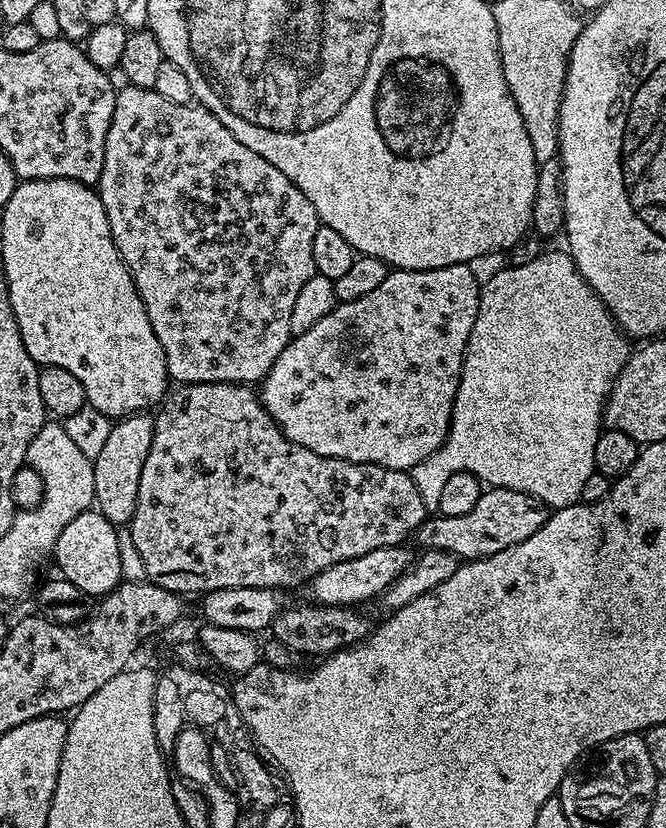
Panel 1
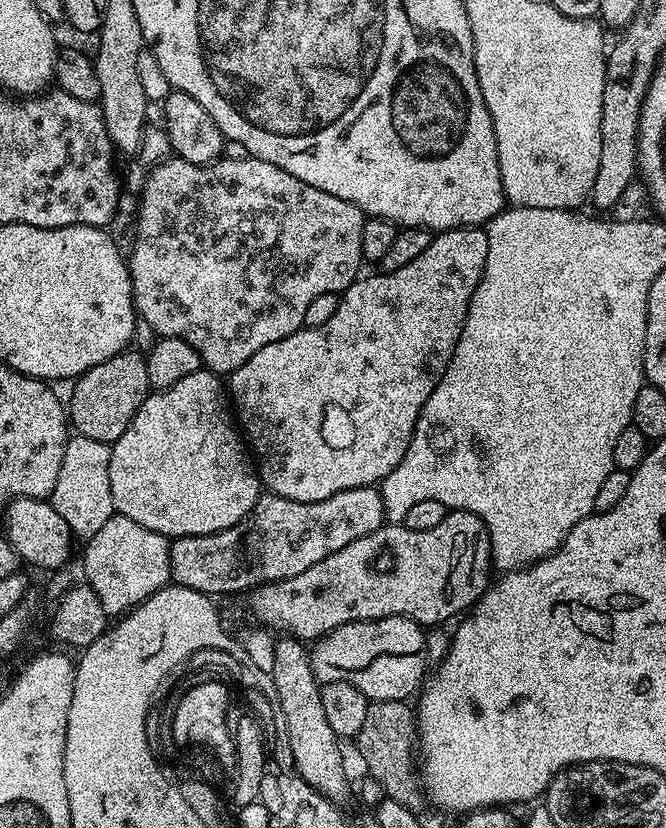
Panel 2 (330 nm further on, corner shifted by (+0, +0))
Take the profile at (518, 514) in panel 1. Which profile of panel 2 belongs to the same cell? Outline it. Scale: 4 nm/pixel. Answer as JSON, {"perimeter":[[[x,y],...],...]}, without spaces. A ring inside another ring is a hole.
{"perimeter":[[[452,510],[449,511],[446,518],[442,518],[442,522],[438,522],[438,526],[434,526],[431,530],[410,530],[403,524],[385,523],[384,527],[374,530],[374,534],[366,534],[366,538],[362,538],[358,546],[355,544],[342,546],[342,550],[322,558],[322,562],[314,562],[314,566],[310,566],[310,570],[302,570],[302,574],[294,574],[294,578],[261,583],[247,593],[246,599],[248,599],[248,608],[258,623],[265,624],[268,628],[277,628],[280,634],[287,634],[301,642],[315,642],[343,624],[362,622],[363,620],[381,620],[391,616],[405,616],[416,620],[421,626],[444,626],[451,616],[459,617],[461,614],[467,613],[472,605],[479,600],[480,595],[490,587],[488,568],[492,567],[492,547],[486,526],[474,514]]]}

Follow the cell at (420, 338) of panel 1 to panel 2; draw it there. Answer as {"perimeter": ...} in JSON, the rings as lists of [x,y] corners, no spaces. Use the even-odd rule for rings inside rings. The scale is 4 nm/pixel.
{"perimeter":[[[472,228],[435,233],[432,244],[426,246],[425,252],[418,254],[414,262],[402,266],[402,270],[357,278],[345,292],[339,293],[338,310],[334,310],[334,315],[327,322],[322,322],[322,326],[302,327],[278,342],[270,342],[270,346],[262,346],[258,354],[254,354],[237,372],[231,373],[230,400],[234,405],[234,416],[254,453],[263,487],[271,495],[290,498],[294,502],[322,502],[330,498],[330,494],[338,494],[342,490],[379,485],[380,481],[386,478],[386,474],[390,474],[390,470],[394,470],[394,466],[402,462],[410,446],[410,438],[414,434],[418,414],[426,398],[434,394],[434,386],[438,386],[442,374],[446,374],[446,366],[450,362],[454,346],[458,346],[464,320],[468,317],[472,295],[484,273],[488,238],[484,234],[480,236],[472,236],[472,234],[474,234]]]}

